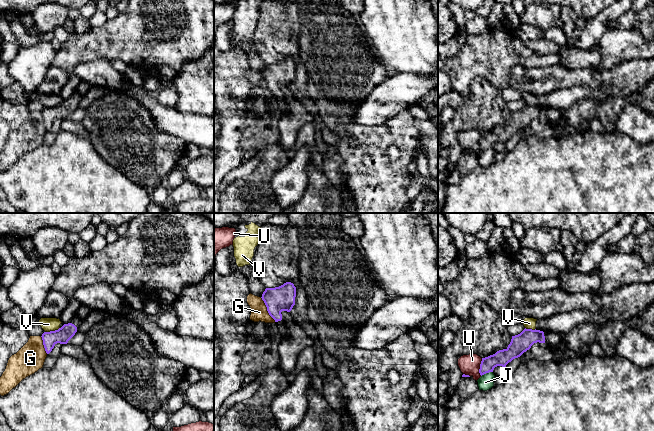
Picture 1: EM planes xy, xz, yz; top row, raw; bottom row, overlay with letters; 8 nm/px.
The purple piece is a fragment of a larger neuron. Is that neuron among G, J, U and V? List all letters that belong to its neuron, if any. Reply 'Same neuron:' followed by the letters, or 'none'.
Same neuron: none

